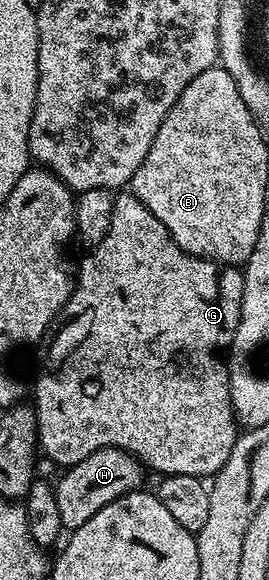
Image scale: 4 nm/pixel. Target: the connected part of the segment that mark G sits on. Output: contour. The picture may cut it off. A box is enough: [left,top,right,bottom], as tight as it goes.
[34,194,244,478]

